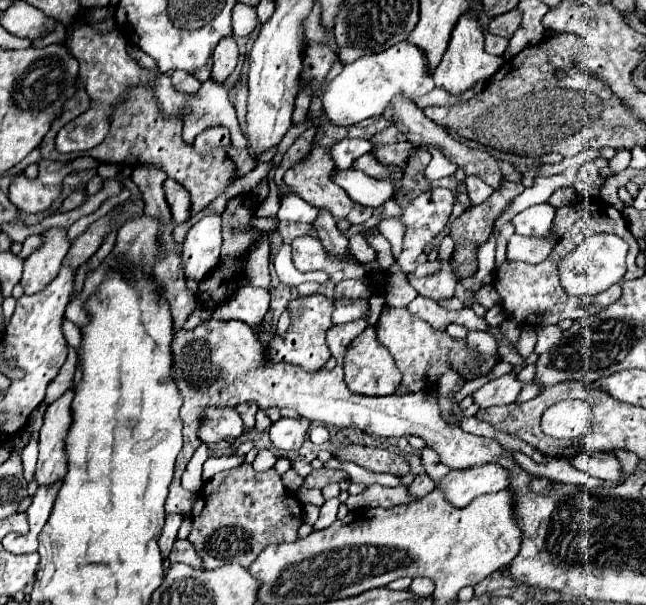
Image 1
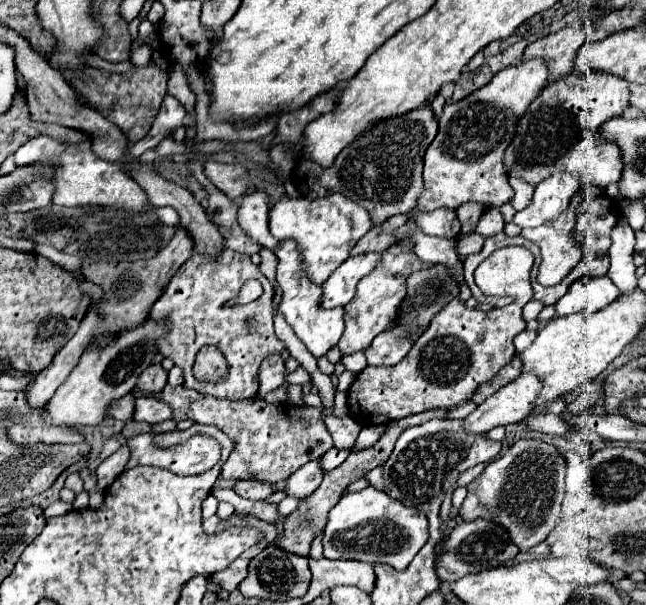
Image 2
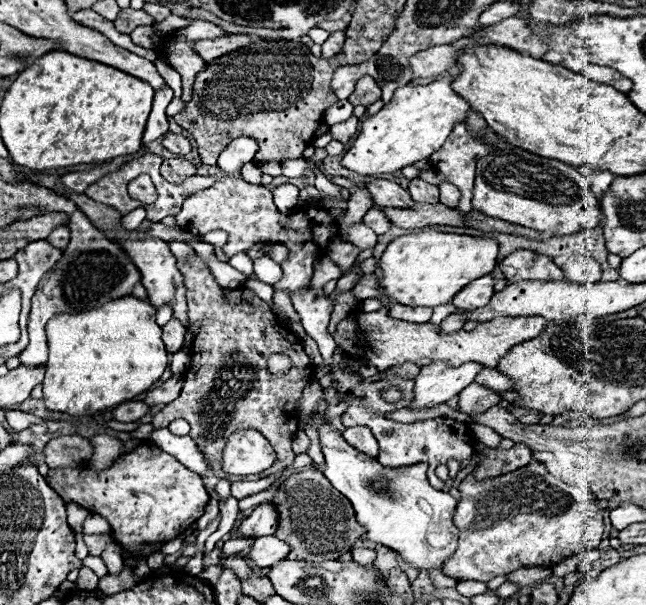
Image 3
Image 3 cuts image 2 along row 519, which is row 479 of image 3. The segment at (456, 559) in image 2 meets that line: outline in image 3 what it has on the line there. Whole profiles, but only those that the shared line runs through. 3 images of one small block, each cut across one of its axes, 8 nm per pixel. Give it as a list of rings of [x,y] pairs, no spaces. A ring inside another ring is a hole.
[[[516,444],[510,450],[488,450],[486,458],[474,468],[474,476],[478,480],[494,478],[512,472],[520,466],[526,466],[530,462],[532,462],[532,450],[526,444]]]

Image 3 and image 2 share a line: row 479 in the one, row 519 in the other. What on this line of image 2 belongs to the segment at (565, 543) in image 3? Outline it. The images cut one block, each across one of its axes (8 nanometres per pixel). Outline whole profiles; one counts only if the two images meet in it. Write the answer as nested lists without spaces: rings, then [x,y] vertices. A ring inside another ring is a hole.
[[[524,438],[518,440],[504,456],[492,460],[486,470],[468,484],[468,496],[460,508],[464,520],[486,518],[494,520],[510,532],[510,538],[520,550],[528,550],[546,540],[548,532],[560,518],[560,504],[564,494],[564,458],[556,446]]]

